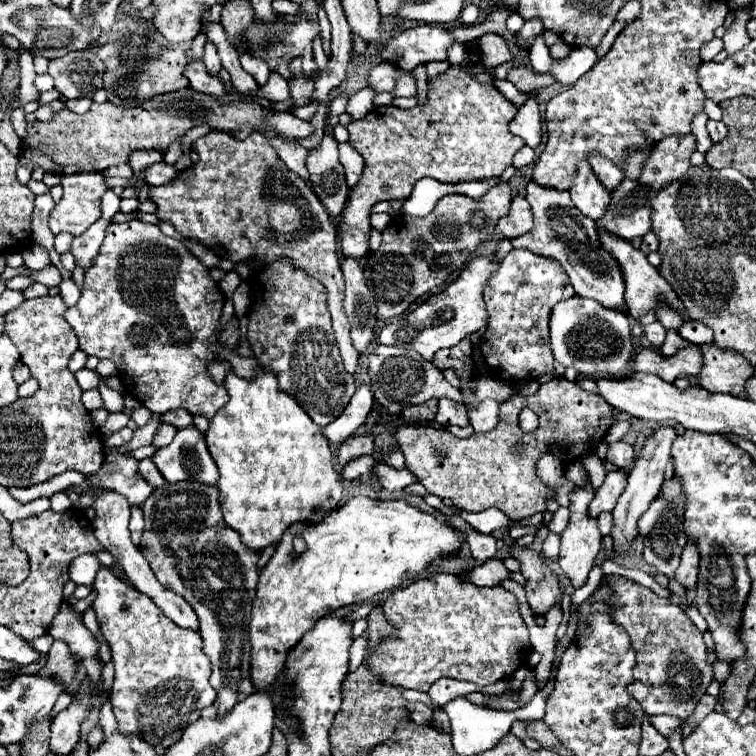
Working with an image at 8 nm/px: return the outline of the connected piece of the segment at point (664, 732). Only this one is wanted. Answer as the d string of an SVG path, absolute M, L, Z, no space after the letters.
M654 715L654 717L650 717L650 719L652 719L652 725L660 731L660 735L666 737L666 739L670 739L670 735L672 735L676 729L680 729L680 725L682 725L680 719L670 717L670 715Z

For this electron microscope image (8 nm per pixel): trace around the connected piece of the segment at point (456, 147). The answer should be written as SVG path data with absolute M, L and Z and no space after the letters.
M448 67L442 75L438 75L436 79L432 79L432 81L428 81L428 95L430 95L430 99L426 99L424 103L418 103L418 107L414 107L414 109L398 109L398 107L392 107L392 105L388 105L388 107L374 107L366 117L362 117L362 119L358 119L358 121L352 121L352 123L348 123L346 127L348 127L348 131L350 131L350 145L364 157L364 173L362 173L362 177L360 177L360 181L358 181L358 185L352 189L352 193L350 193L350 199L348 199L348 203L346 203L346 215L344 215L344 223L342 223L342 253L344 253L344 257L340 259L340 267L342 267L342 273L344 273L344 279L346 279L346 297L344 297L344 309L346 309L346 315L348 315L348 321L350 321L350 327L352 327L352 341L354 341L354 347L358 349L358 351L366 351L366 347L370 345L370 341L372 341L372 337L374 337L374 323L376 323L376 301L374 301L374 297L372 297L372 293L370 293L370 289L368 289L368 285L366 285L366 279L364 279L364 269L360 267L360 261L358 259L364 259L364 255L368 253L368 235L370 235L370 209L376 205L376 203L380 203L380 201L394 201L394 199L406 199L410 193L412 193L412 187L414 187L414 183L418 181L418 179L424 179L424 177L432 177L432 179L436 179L436 181L442 181L442 183L460 183L460 181L484 181L484 179L490 179L490 177L498 177L498 175L502 175L510 165L512 165L512 157L514 157L514 153L520 149L520 147L524 147L524 141L520 139L520 137L516 137L516 135L512 135L510 133L510 129L508 129L508 123L516 117L516 113L518 113L518 109L492 85L492 83L480 83L472 73L468 73L466 69L462 69L462 67Z

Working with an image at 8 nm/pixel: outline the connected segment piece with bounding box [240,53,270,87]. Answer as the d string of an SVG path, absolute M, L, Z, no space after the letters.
M242 53L240 61L242 61L242 67L254 77L254 81L258 83L258 87L264 87L266 81L268 81L268 77L270 77L268 65L262 59L256 59L256 57L248 55L248 53Z

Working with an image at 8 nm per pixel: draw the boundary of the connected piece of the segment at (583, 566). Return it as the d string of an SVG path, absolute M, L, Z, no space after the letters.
M576 487L576 491L570 495L572 505L570 505L570 523L566 527L566 531L562 533L562 543L560 543L560 555L558 555L558 563L560 569L564 571L564 575L570 579L574 589L580 589L586 581L588 581L588 573L594 567L594 561L598 557L598 551L602 547L602 535L598 531L598 523L596 519L592 519L588 515L588 503L592 501L592 487Z

